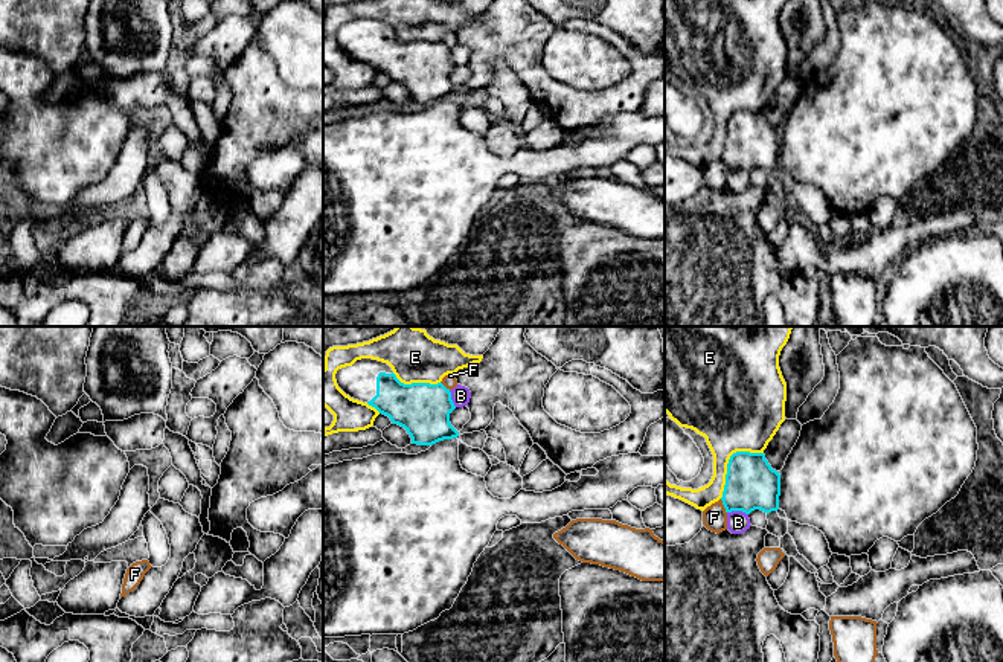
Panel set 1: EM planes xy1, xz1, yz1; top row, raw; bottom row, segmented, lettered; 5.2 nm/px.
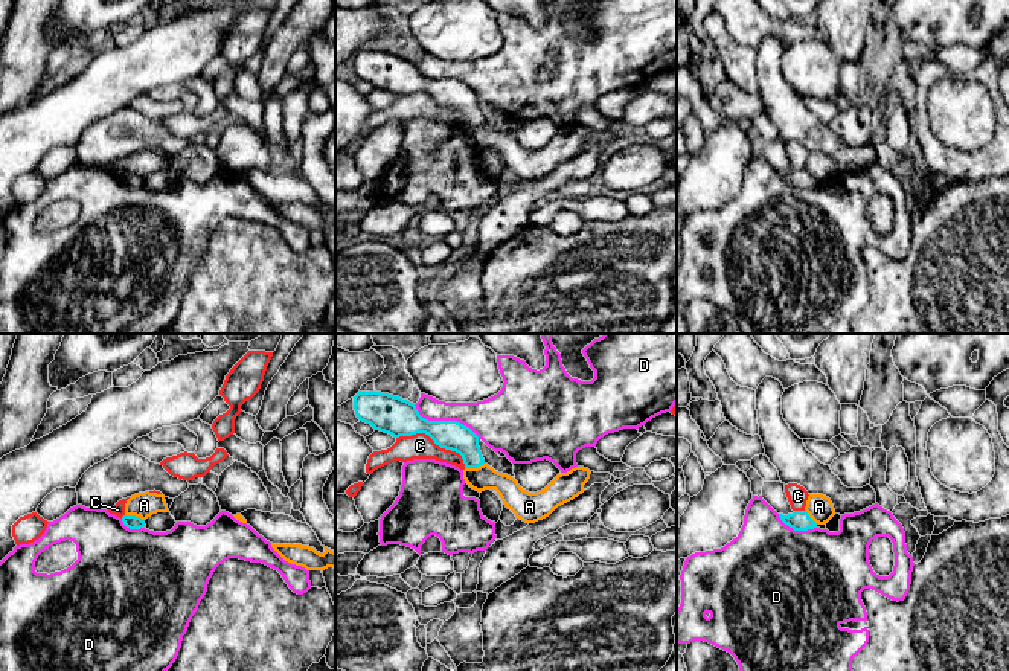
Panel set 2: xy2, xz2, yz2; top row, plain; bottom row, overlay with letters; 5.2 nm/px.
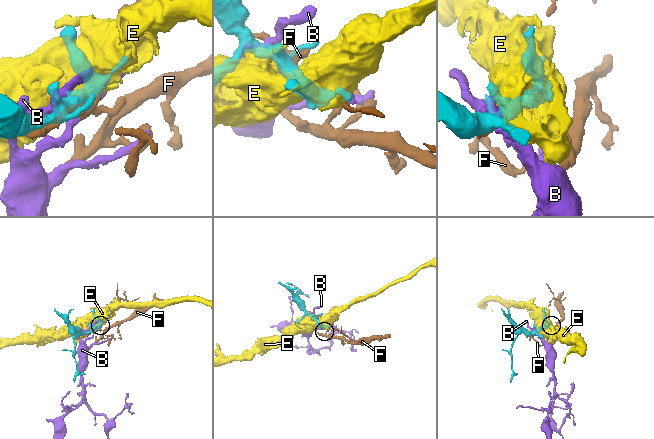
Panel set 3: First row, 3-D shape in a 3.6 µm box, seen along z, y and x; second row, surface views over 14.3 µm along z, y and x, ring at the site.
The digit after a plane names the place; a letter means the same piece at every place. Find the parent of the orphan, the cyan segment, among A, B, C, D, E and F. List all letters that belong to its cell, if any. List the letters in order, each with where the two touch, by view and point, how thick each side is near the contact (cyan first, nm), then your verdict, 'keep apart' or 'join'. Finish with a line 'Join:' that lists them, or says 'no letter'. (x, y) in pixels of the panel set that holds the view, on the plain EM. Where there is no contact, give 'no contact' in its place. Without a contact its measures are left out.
A: xy2 (134, 174) | 70/140 nm | keep apart
B: yz1 (738, 168) | 280/120 nm | keep apart
C: xz2 (435, 101) | 200/140 nm | keep apart
D: xz2 (445, 80) | 200/240 nm | keep apart
E: yz1 (729, 119) | 280/400 nm | keep apart
F: yz1 (724, 165) | 280/130 nm | keep apart
Join: no letter

